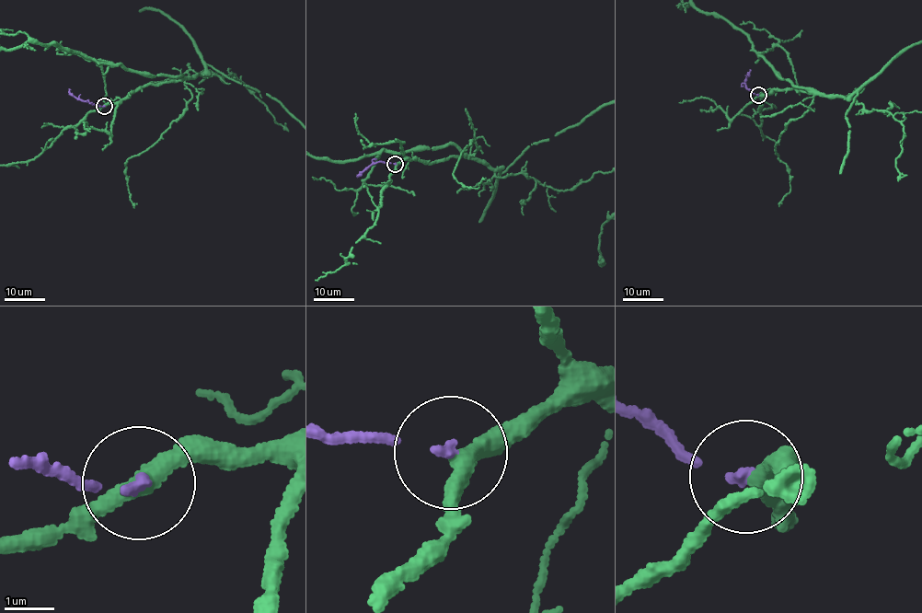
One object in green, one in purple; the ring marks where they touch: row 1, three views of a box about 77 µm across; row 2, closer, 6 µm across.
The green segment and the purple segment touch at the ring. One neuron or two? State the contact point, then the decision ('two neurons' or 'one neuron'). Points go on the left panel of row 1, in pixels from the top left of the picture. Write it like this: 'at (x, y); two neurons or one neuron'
at (104, 106); one neuron

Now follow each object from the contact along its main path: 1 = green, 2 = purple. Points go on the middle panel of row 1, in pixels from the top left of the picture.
1: (395, 164), (414, 157), (430, 163), (469, 155), (501, 173), (532, 144), (555, 135)
2: (395, 164), (376, 162), (358, 177)

